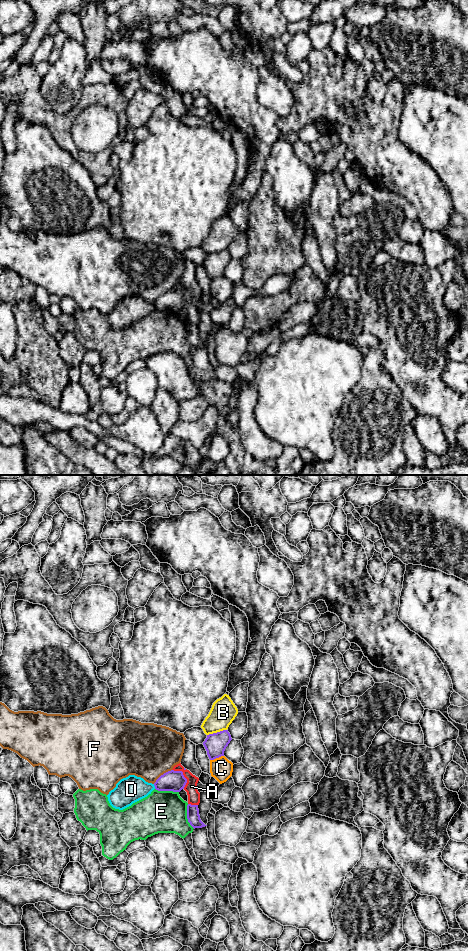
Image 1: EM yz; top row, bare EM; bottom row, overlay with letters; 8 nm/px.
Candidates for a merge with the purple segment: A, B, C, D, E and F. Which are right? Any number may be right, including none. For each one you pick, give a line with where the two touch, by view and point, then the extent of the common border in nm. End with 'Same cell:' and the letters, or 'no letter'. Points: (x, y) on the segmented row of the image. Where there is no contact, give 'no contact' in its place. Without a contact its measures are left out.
Same cell: no letter

